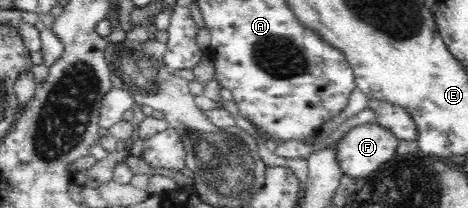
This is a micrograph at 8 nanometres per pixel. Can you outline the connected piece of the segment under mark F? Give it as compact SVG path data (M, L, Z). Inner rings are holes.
M365 123L350 129L335 146L343 174L362 182L386 161L397 156L398 139L385 128Z

